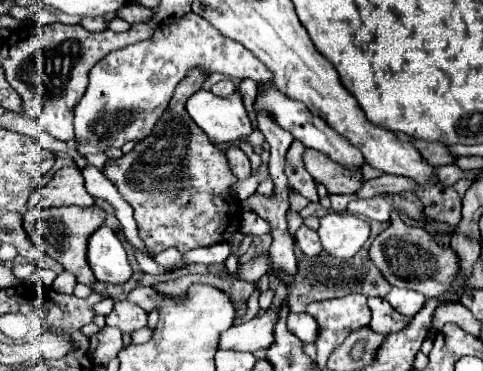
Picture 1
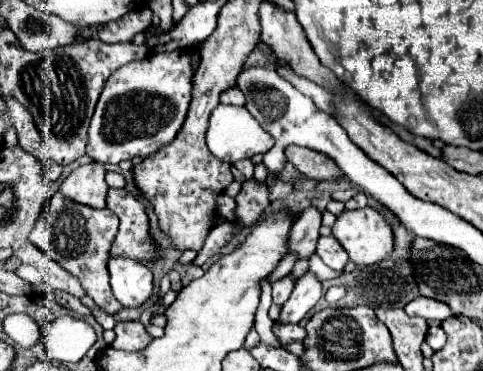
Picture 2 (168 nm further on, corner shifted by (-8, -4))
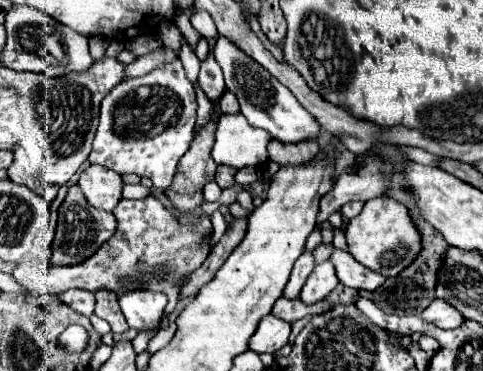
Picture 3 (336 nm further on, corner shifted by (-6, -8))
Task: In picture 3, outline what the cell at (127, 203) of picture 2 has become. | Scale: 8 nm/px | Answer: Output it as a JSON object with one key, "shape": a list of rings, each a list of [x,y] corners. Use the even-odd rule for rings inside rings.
{"shape":[[[154,196],[142,200],[122,200],[114,208],[114,216],[118,220],[116,232],[104,248],[86,258],[82,264],[54,266],[46,262],[22,262],[14,268],[12,276],[26,292],[34,292],[40,296],[62,294],[70,288],[88,292],[106,288],[116,296],[122,296],[130,290],[150,290],[162,292],[170,300],[176,300],[182,278],[198,270],[212,250],[212,244],[206,240],[208,236],[212,236],[210,216],[202,214],[196,224],[182,224]]]}

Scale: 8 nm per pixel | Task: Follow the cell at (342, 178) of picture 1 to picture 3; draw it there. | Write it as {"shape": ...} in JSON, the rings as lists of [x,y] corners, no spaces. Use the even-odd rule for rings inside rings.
{"shape":[[[270,140],[268,154],[276,164],[306,164],[312,160],[312,154],[318,154],[320,146],[316,140],[306,140],[306,144],[278,144],[278,140]]]}

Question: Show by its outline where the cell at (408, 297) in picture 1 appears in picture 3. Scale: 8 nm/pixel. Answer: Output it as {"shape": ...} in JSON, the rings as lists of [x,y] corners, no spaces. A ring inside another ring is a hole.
{"shape":[[[434,300],[424,312],[422,312],[422,318],[426,322],[432,322],[436,324],[438,328],[444,328],[444,330],[454,330],[458,328],[462,322],[464,322],[464,316],[450,304],[446,304],[444,300]]]}

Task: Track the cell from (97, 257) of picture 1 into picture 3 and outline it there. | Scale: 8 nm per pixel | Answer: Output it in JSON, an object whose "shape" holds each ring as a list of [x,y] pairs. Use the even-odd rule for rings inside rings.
{"shape":[[[126,292],[118,298],[120,308],[130,324],[138,332],[152,332],[162,326],[162,314],[168,298],[160,292]]]}

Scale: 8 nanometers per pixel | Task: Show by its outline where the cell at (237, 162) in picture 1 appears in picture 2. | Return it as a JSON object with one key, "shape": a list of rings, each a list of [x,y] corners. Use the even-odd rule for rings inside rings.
{"shape":[[[254,178],[242,182],[242,192],[236,196],[236,216],[238,222],[248,228],[252,226],[262,210],[270,206],[270,188],[266,182],[256,182]]]}

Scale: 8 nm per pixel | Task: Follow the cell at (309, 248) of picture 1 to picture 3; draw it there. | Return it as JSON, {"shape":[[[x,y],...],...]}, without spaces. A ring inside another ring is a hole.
{"shape":[[[334,250],[332,254],[332,264],[336,268],[336,274],[340,278],[340,282],[348,288],[354,290],[366,290],[366,292],[376,292],[386,278],[374,270],[368,270],[366,266],[362,266],[360,262],[356,262],[348,252],[344,250]]]}

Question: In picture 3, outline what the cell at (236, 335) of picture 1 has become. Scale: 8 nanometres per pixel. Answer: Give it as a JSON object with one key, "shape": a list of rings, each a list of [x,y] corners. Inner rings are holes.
{"shape":[[[330,260],[318,264],[314,268],[314,272],[308,276],[306,284],[302,286],[302,292],[300,292],[300,300],[304,304],[314,304],[314,302],[320,302],[324,300],[336,286],[340,284],[336,272],[334,272],[334,266],[330,264]]]}

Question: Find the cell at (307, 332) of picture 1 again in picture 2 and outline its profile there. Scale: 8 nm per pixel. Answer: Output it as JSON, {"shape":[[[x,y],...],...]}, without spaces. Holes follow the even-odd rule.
{"shape":[[[282,324],[282,326],[274,326],[274,334],[282,344],[292,344],[304,340],[306,328],[302,328],[300,324]]]}

